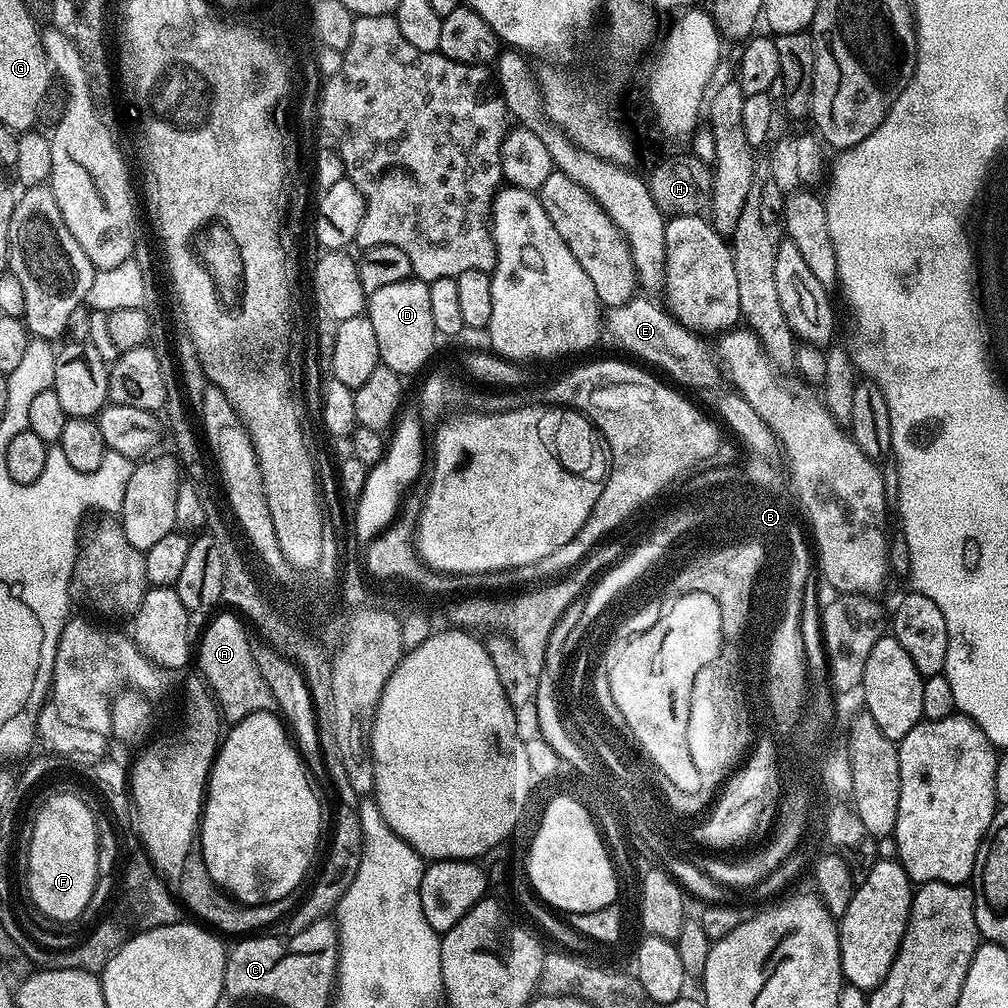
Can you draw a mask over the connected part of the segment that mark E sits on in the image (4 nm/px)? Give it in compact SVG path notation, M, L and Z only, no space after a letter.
M637 294L622 306L607 309L607 335L609 332L629 352L627 353L629 357L637 356L632 358L637 361L645 360L645 362L640 361L645 365L657 364L665 372L663 373L665 377L673 376L668 378L675 381L677 385L685 384L685 386L680 385L685 389L710 387L715 382L716 376L718 377L718 366L709 347L707 350L695 331L681 324L672 312L664 308L660 309L652 300L655 299Z

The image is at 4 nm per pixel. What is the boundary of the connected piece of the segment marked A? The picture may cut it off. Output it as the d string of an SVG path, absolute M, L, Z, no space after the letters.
M224 610L221 616L216 616L209 622L204 637L201 640L199 637L198 640L199 675L204 677L212 689L220 715L229 725L234 725L255 712L271 712L276 708L274 694L270 694L270 688L266 686L254 662L253 641L248 640L248 632L243 623L245 621L239 615Z

